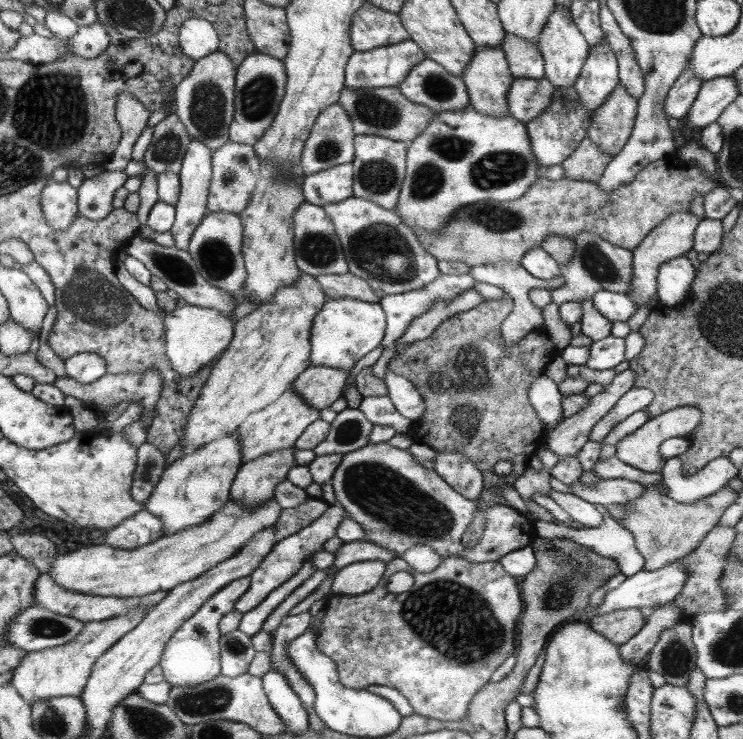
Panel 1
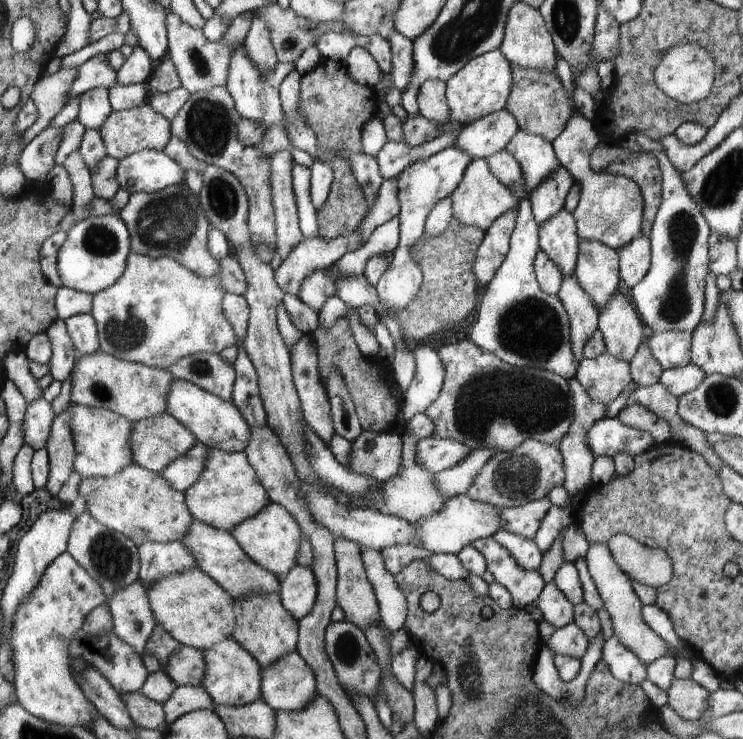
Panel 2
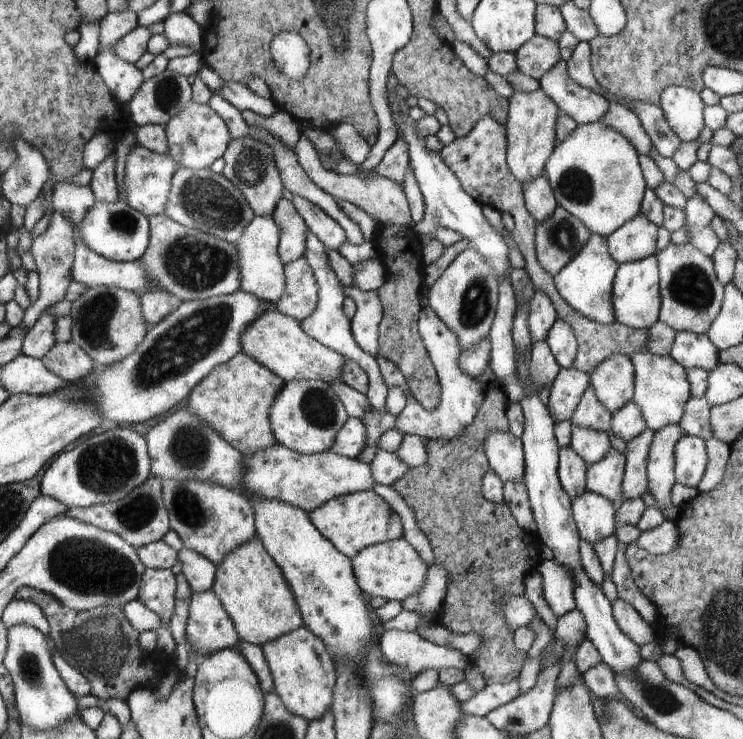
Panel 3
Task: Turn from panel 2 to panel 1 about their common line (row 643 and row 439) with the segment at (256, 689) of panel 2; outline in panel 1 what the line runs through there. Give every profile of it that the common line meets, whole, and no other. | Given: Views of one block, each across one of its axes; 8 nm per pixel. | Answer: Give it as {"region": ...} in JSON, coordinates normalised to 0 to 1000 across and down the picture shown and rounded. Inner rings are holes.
{"region":[[[310,585],[301,593],[291,593],[269,606],[250,606],[245,617],[222,632],[215,651],[195,682],[195,689],[215,701],[221,725],[250,717],[256,712],[280,706],[289,691],[296,690],[310,674],[310,660],[326,628],[326,604],[320,585]]]}

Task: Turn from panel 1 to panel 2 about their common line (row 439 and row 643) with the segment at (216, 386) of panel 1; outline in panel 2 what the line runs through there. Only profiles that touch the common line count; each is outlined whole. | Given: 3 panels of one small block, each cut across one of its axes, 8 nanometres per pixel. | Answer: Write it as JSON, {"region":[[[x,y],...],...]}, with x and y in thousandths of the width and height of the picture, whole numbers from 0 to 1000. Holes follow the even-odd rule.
{"region":[[[266,769],[223,779],[207,790],[191,788],[202,815],[205,834],[226,858],[242,871],[266,880],[285,877],[285,871],[312,861],[315,850],[315,811],[289,785]]]}

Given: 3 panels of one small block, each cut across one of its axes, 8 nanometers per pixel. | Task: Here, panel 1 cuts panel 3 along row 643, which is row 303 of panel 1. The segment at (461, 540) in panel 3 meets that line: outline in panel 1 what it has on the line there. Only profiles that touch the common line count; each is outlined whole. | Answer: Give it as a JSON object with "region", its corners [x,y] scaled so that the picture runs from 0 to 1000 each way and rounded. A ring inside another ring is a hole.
{"region":[[[678,398],[674,405],[651,406],[638,417],[619,421],[592,437],[577,457],[563,460],[545,468],[524,487],[521,501],[552,514],[555,522],[571,540],[571,562],[565,568],[555,570],[555,591],[563,601],[575,601],[588,612],[619,612],[646,636],[651,650],[651,662],[645,674],[643,690],[638,696],[635,709],[622,725],[624,740],[637,740],[643,735],[651,719],[651,689],[659,683],[684,683],[692,686],[678,673],[662,664],[664,658],[680,660],[692,658],[704,636],[708,635],[715,618],[734,595],[729,593],[729,567],[712,543],[711,526],[716,516],[734,506],[736,493],[751,479],[748,470],[739,460],[731,445],[716,447],[690,468],[682,468],[674,449],[676,436],[689,422],[692,406]],[[673,622],[684,622],[689,636],[682,644],[669,644],[665,631]]]}

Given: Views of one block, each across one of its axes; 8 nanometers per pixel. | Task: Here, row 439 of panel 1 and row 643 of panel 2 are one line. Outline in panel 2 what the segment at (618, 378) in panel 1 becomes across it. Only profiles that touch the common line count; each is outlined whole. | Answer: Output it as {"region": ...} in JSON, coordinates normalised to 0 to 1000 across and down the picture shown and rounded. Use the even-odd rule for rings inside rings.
{"region":[[[773,843],[752,850],[735,869],[746,885],[767,888],[775,893],[781,893],[789,885],[791,870],[789,858]]]}

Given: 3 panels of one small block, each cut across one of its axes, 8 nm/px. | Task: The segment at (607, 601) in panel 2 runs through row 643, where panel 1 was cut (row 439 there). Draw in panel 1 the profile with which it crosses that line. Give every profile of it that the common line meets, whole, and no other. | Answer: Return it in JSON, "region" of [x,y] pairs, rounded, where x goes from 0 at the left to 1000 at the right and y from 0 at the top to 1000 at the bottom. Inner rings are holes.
{"region":[[[918,548],[907,555],[894,558],[869,570],[860,581],[845,587],[840,594],[829,599],[829,618],[837,625],[865,636],[865,639],[890,640],[896,621],[887,613],[888,601],[904,591],[921,591],[931,585],[942,568],[943,560],[934,548]]]}

